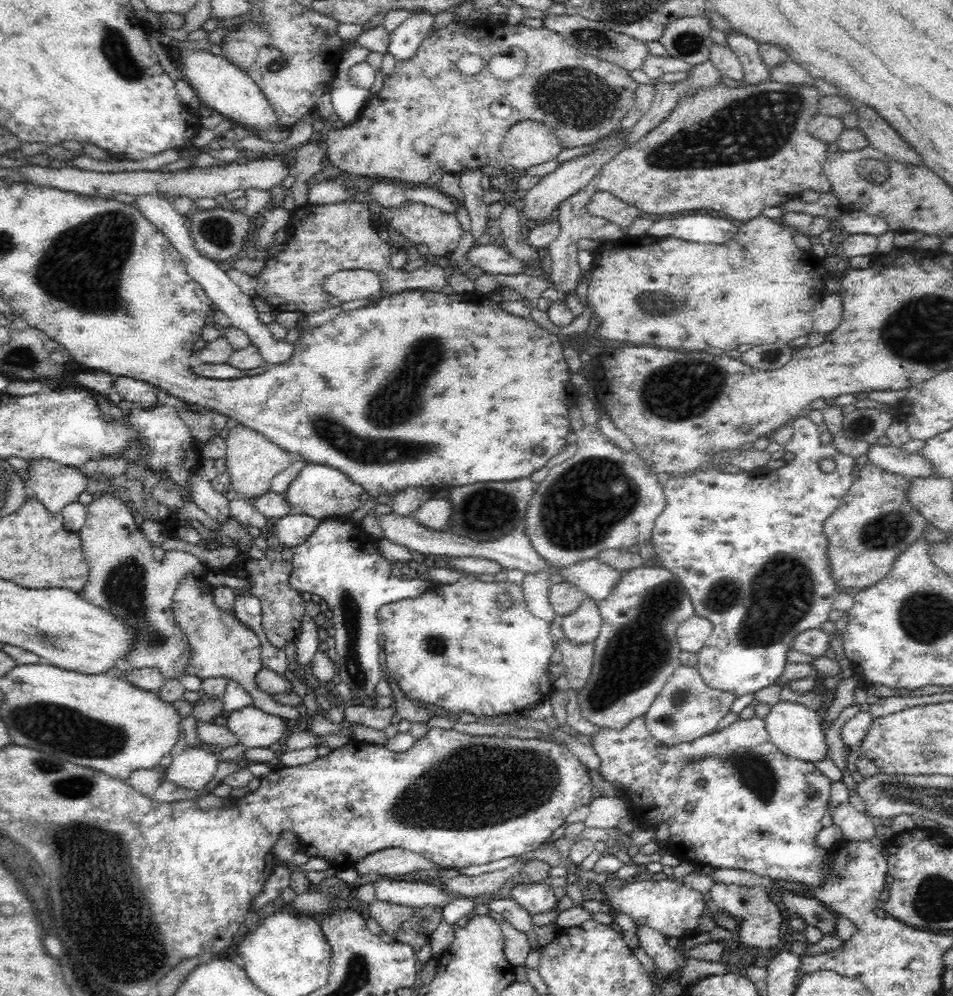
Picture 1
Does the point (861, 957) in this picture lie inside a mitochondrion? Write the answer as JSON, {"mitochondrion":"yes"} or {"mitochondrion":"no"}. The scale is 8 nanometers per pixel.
{"mitochondrion":"no"}

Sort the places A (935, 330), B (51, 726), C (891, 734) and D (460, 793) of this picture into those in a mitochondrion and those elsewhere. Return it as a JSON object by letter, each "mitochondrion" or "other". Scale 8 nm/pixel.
{"A":"mitochondrion","B":"mitochondrion","C":"other","D":"mitochondrion"}

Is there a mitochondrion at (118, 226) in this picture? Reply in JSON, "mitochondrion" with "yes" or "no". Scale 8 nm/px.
{"mitochondrion":"yes"}

